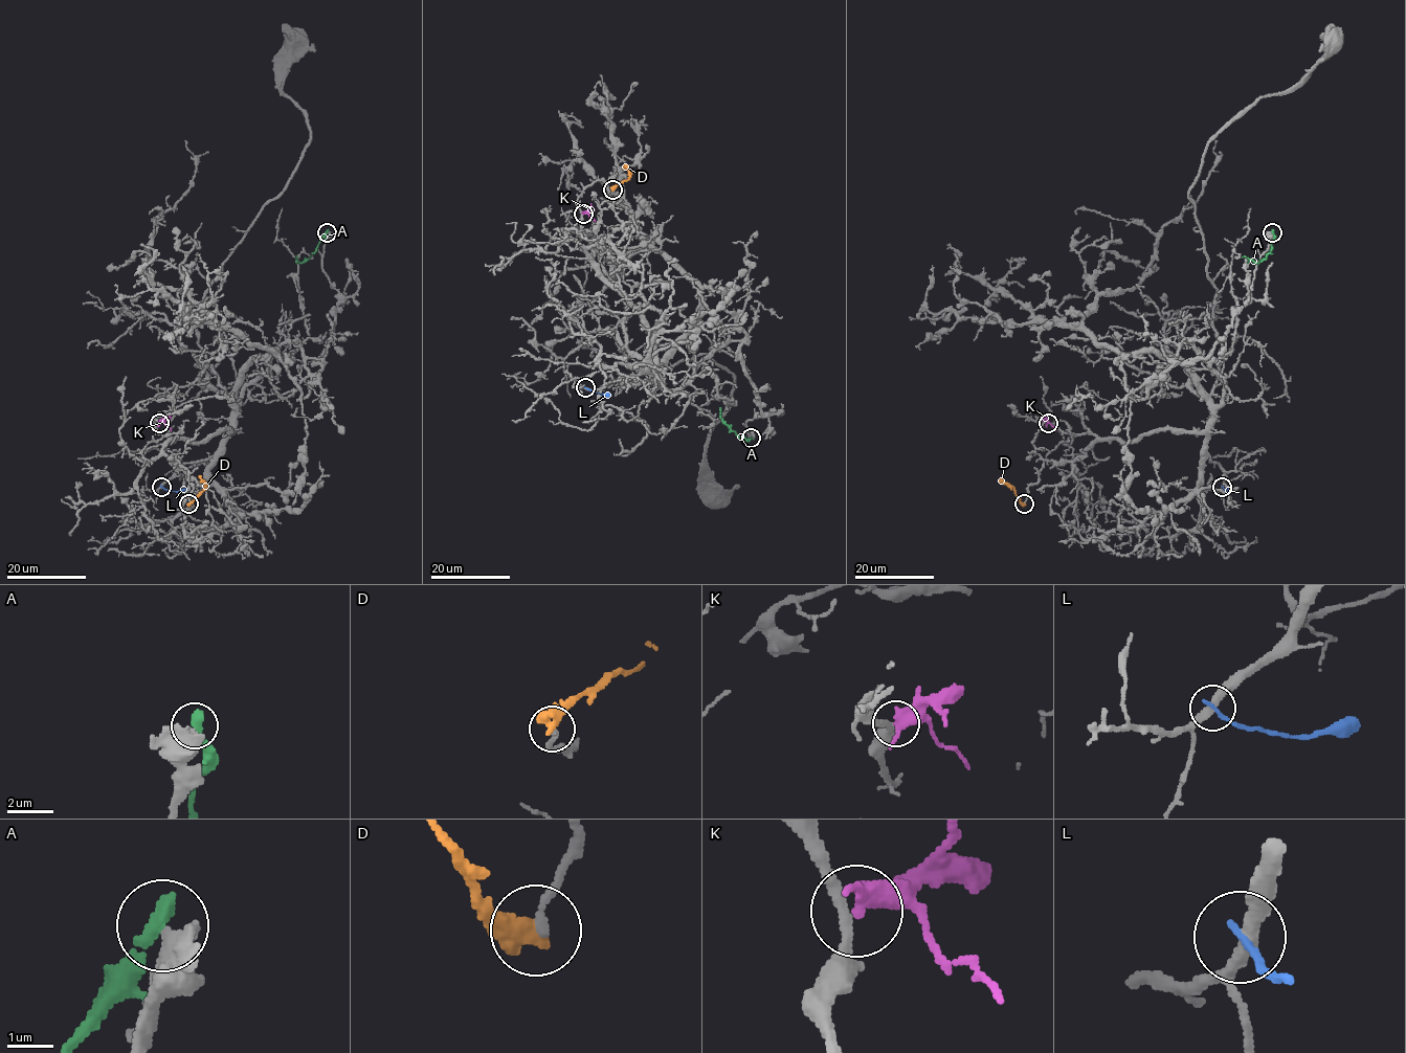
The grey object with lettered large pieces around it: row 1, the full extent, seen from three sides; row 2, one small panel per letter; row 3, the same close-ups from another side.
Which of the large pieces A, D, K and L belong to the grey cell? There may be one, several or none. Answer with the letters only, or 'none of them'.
none of them

